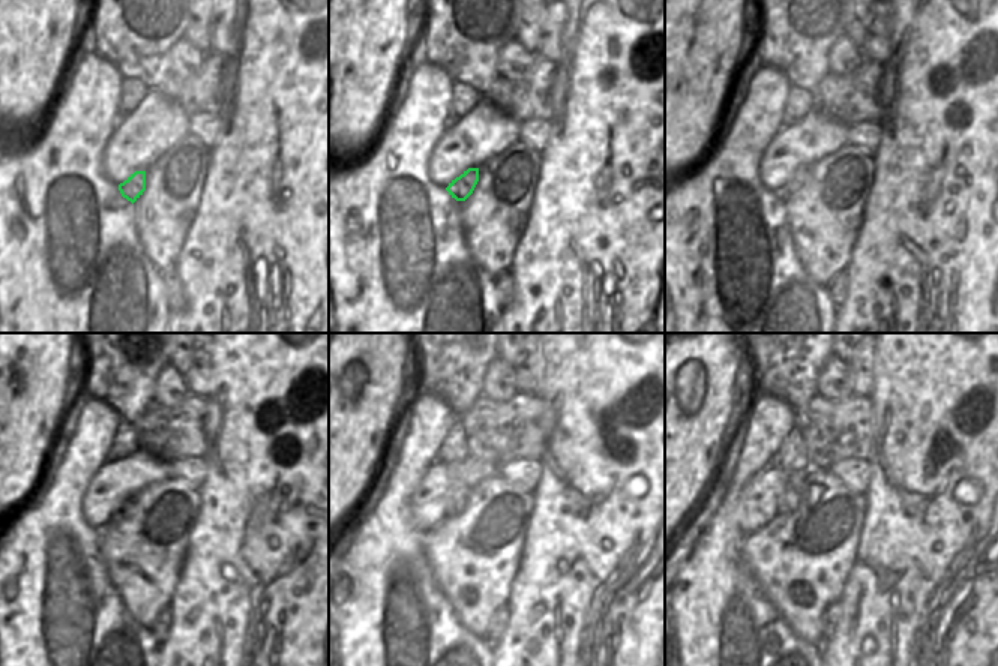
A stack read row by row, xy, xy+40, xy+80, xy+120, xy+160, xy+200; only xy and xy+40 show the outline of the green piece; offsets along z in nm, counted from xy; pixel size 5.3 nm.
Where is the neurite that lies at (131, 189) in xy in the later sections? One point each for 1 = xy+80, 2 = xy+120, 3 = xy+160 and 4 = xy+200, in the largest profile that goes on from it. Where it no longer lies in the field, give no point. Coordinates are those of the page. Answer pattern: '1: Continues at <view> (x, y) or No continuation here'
1: Continues at xy+80 (800, 177)
2: Continues at xy+120 (125, 506)
3: Continues at xy+160 (455, 504)
4: Continues at xy+200 (790, 500).

